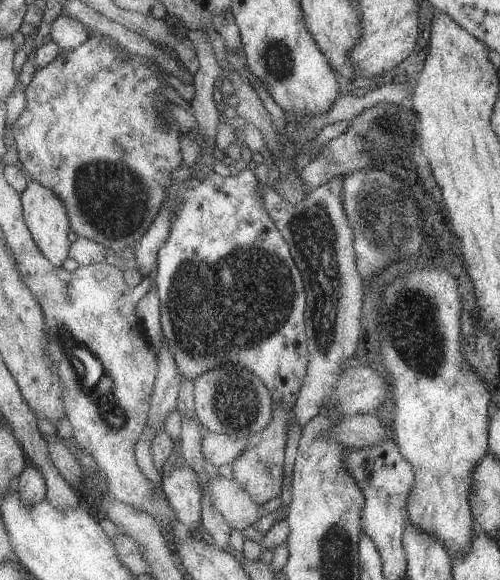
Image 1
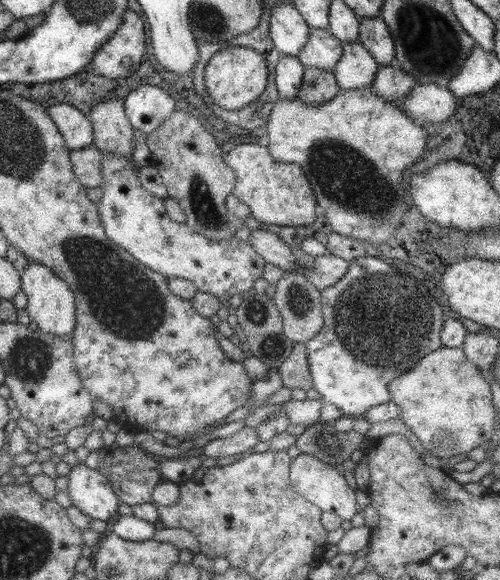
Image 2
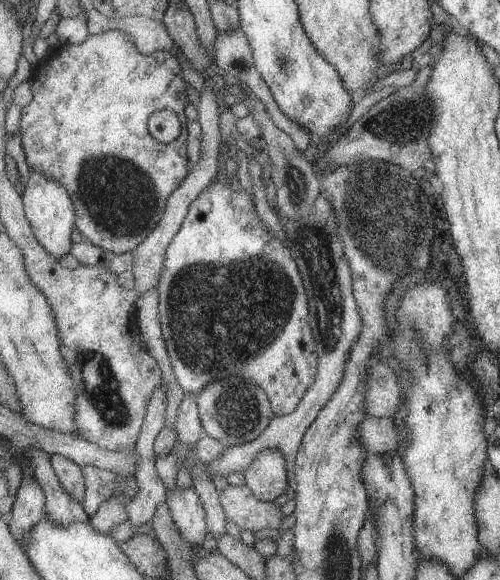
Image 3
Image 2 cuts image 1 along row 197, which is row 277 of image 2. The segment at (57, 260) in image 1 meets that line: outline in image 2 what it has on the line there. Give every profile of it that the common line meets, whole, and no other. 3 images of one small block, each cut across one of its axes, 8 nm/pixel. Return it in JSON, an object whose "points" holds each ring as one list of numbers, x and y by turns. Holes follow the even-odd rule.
{"points":[[32,261,25,266,20,279,21,290,27,298,26,311,30,320,37,324,37,329,55,336,72,333,75,326,75,304,74,292,71,292,71,288,57,278,51,272,51,268]]}

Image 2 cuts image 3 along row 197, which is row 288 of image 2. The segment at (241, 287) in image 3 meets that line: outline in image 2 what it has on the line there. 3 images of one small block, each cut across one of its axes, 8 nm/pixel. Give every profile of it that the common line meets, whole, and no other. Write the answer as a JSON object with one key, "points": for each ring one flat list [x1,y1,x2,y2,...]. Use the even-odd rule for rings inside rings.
{"points":[[101,155,100,176,102,184,99,188,102,192,101,199,96,203,99,218,104,234,116,246,127,252,141,264,167,278,181,278,193,283,197,290,208,292,217,297,226,305,226,300,233,294,241,294,252,288,256,278,261,277,263,266,266,263,263,258,253,251,248,242,242,242,233,237,232,240,213,241,207,236,201,236,193,232,184,222,175,222,167,217,163,199,145,191,137,178,138,170,133,167,130,158,123,156]]}

